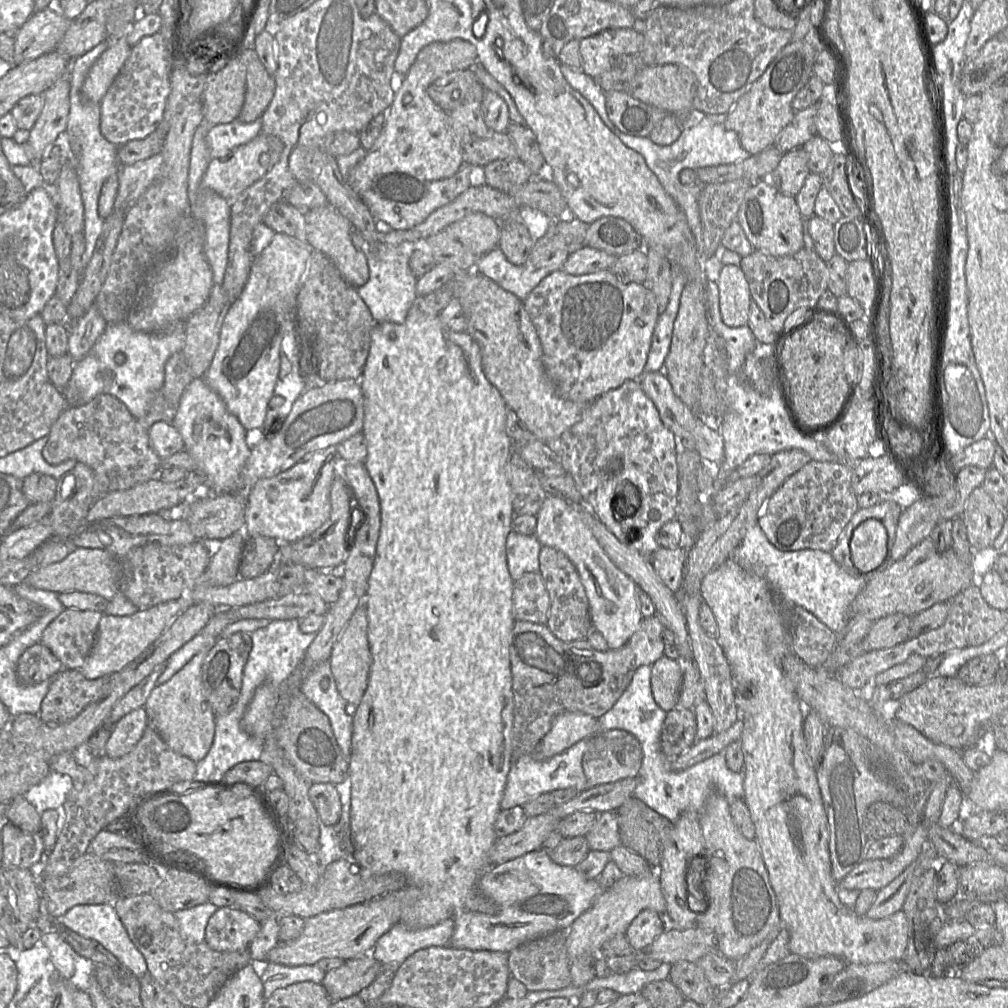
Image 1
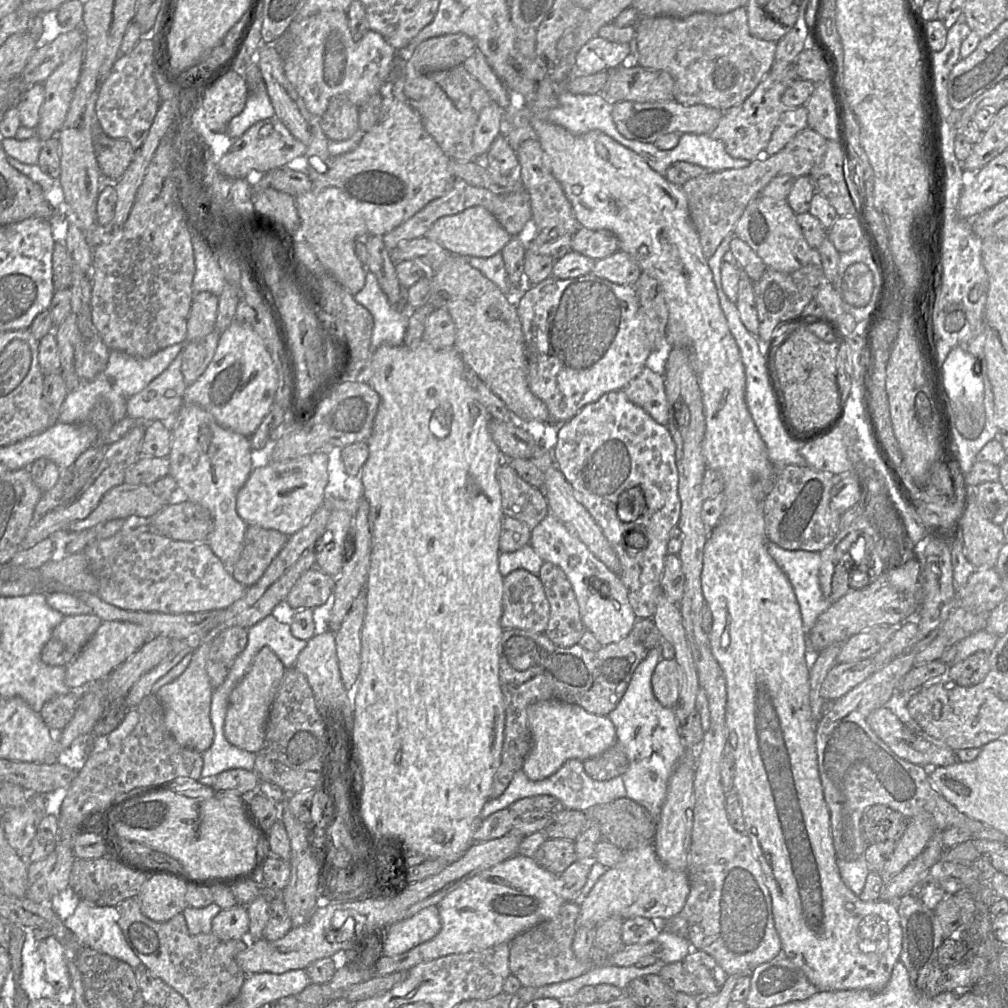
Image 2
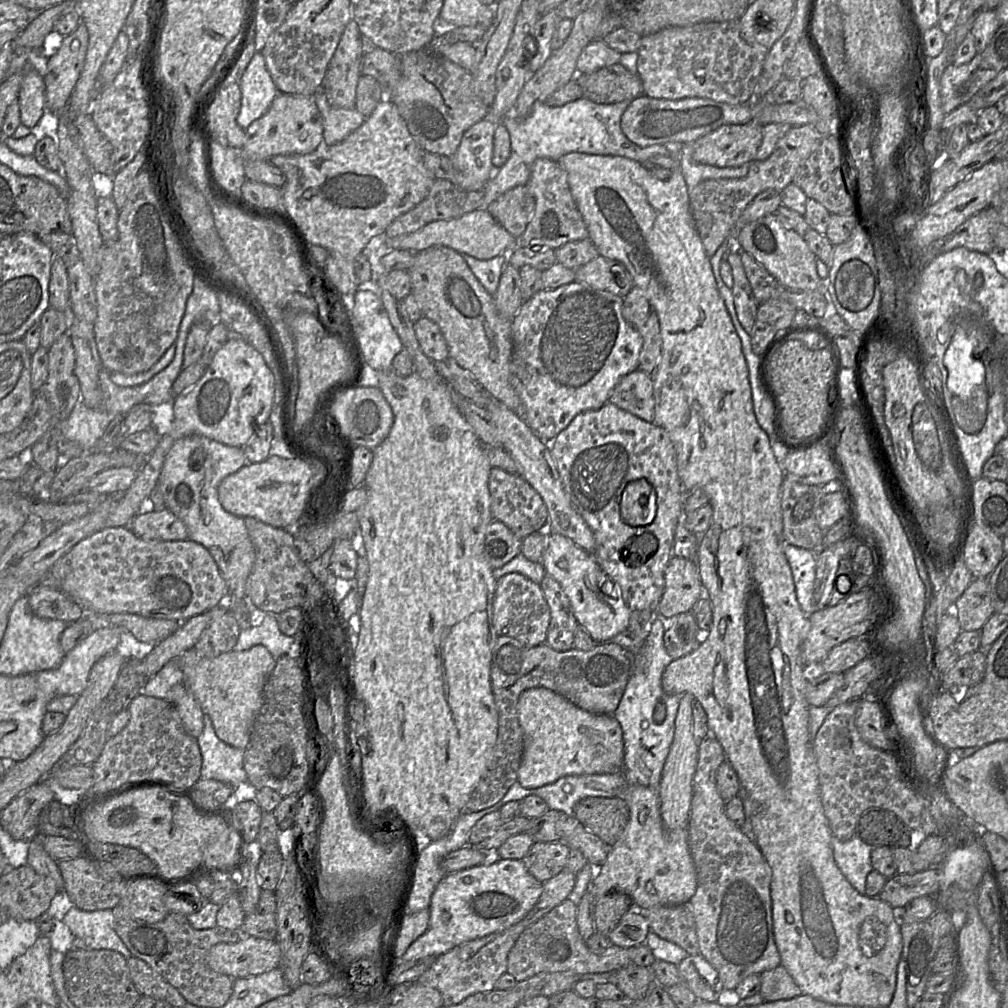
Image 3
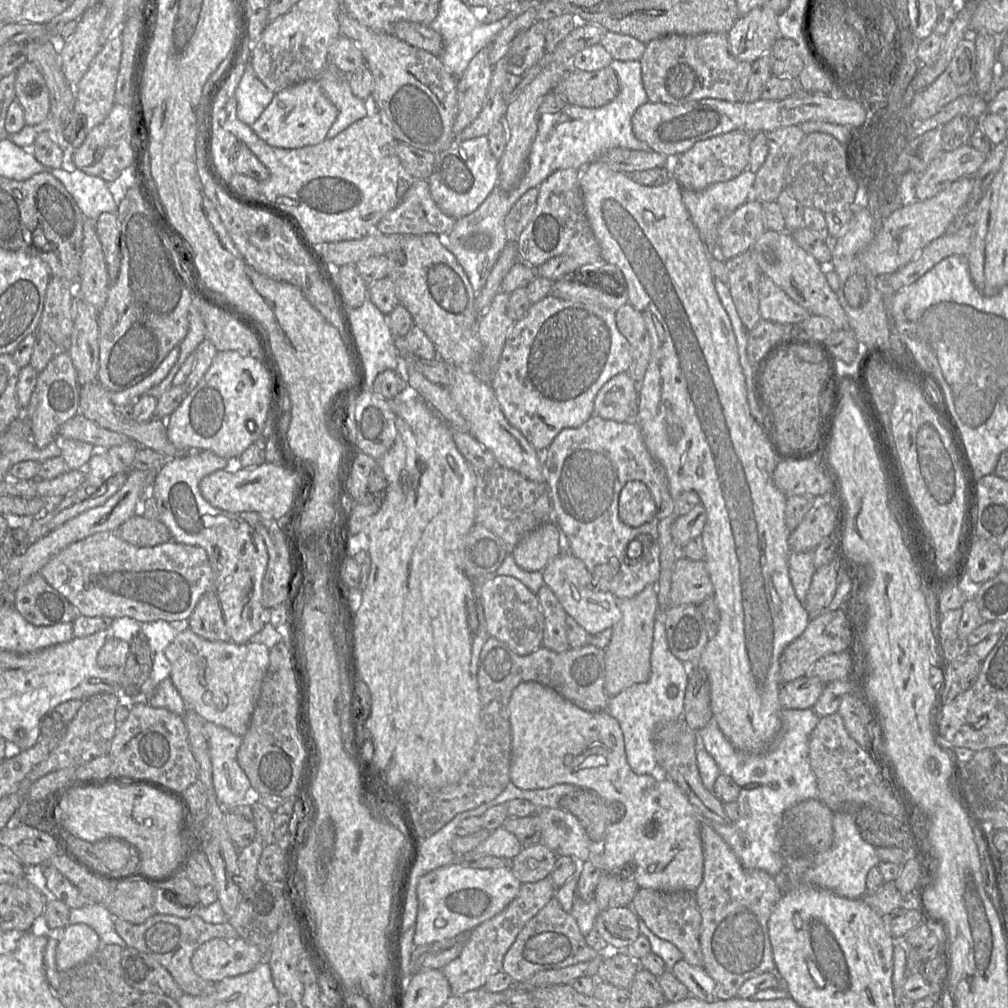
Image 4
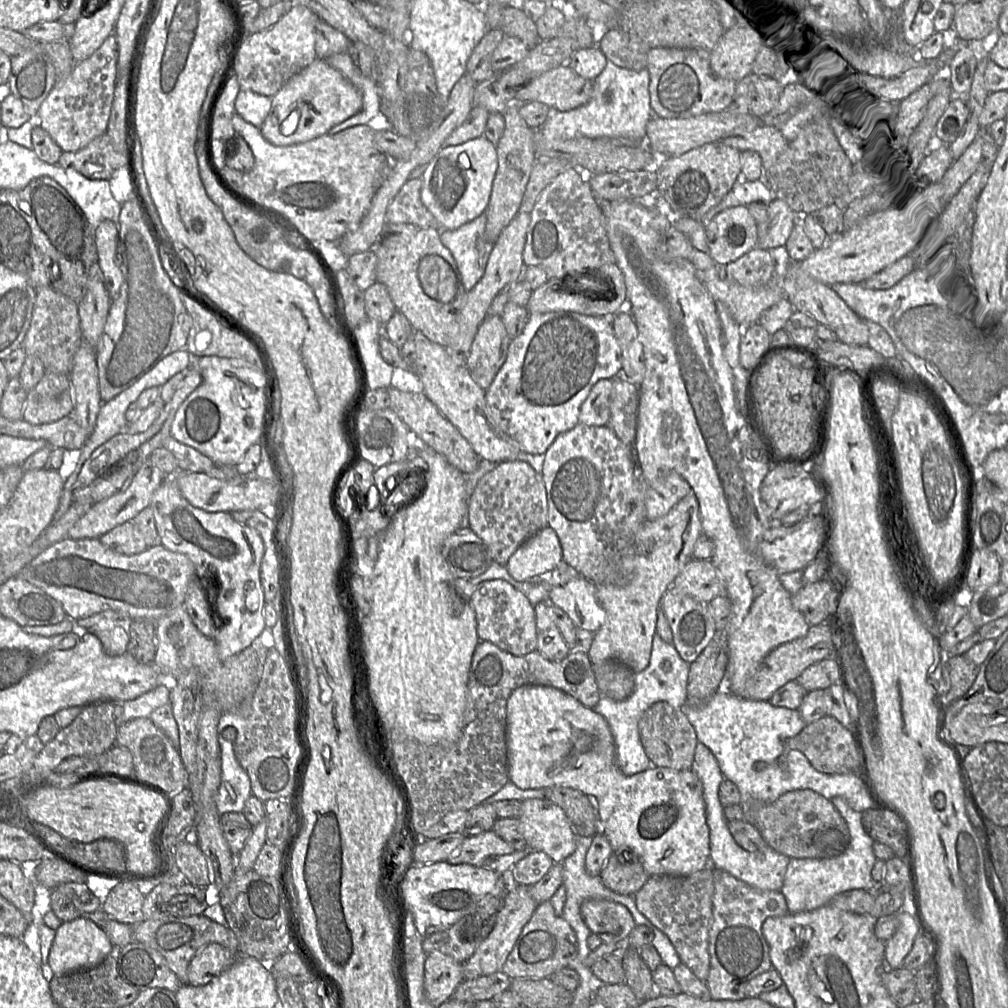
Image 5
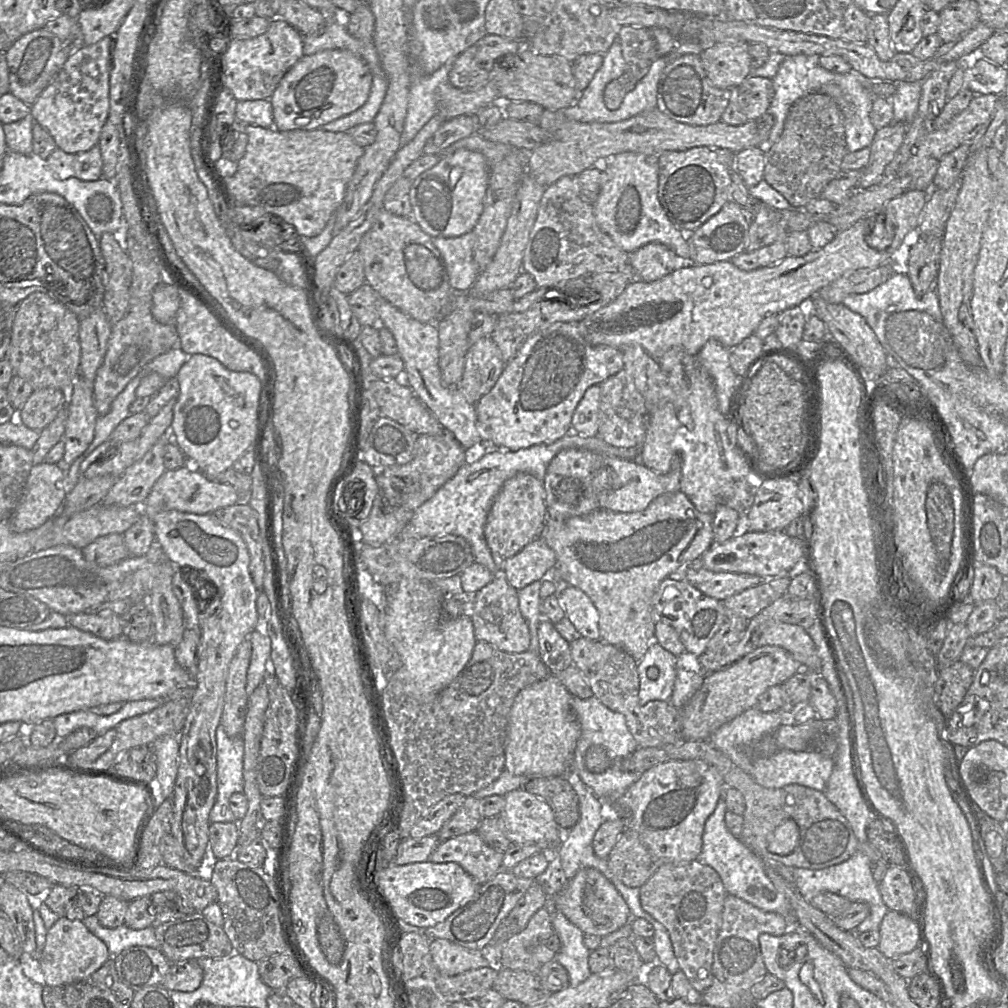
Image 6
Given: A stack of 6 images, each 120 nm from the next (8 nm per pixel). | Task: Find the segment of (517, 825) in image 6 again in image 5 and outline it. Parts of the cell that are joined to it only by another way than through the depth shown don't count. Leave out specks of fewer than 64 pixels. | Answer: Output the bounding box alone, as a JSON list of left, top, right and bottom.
[519,798,576,863]

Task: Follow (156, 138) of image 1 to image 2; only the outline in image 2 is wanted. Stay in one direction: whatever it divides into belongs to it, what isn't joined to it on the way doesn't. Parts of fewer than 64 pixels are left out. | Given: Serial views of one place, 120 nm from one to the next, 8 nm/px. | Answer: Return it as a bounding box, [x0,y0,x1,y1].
[93,126,136,180]

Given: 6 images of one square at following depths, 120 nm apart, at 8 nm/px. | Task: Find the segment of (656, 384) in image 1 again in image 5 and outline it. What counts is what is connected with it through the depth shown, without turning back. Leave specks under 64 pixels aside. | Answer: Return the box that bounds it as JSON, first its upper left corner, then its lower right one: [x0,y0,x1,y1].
[578,379,612,426]

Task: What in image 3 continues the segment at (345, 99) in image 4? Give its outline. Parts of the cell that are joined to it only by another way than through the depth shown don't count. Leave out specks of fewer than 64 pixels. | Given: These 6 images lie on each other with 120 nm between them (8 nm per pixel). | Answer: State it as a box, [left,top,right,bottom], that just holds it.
[313,89,367,146]

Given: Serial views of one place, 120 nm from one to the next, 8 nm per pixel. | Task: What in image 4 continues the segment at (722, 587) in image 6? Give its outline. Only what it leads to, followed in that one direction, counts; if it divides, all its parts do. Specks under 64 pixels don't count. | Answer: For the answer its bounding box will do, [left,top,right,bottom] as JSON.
[669,556,714,605]

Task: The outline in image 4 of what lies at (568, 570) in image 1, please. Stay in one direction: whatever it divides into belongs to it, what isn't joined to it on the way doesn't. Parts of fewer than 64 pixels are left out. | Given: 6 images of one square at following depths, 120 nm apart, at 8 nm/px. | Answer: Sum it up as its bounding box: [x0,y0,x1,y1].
[537,584,570,653]

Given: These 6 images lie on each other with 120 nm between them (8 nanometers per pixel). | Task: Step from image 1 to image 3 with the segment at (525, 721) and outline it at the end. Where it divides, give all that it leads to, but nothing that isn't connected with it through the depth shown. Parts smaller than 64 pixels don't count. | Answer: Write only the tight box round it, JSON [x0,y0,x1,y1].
[461,635,635,814]

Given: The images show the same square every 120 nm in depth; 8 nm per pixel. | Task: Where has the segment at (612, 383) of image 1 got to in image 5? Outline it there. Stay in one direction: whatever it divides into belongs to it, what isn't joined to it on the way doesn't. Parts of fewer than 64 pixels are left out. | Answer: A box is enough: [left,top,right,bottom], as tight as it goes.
[486,311,622,455]

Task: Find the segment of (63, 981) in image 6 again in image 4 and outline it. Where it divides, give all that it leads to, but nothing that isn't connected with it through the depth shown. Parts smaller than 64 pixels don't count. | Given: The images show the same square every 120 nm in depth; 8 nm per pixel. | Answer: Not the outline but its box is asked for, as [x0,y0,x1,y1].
[56,924,102,972]

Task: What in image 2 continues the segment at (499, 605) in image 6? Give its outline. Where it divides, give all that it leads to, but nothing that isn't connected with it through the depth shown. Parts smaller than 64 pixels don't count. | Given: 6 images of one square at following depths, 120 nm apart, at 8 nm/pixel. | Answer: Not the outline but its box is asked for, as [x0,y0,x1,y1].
[503,569,550,633]

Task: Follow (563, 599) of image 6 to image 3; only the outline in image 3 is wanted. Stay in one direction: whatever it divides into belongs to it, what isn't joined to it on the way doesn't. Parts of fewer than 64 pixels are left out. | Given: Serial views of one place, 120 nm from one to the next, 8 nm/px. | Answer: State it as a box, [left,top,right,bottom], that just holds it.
[541,532,631,643]

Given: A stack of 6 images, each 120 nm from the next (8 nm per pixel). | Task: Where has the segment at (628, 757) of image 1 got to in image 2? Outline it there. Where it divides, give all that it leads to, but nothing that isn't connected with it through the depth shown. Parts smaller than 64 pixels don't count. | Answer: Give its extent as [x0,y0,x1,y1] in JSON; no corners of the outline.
[583,742,629,780]

